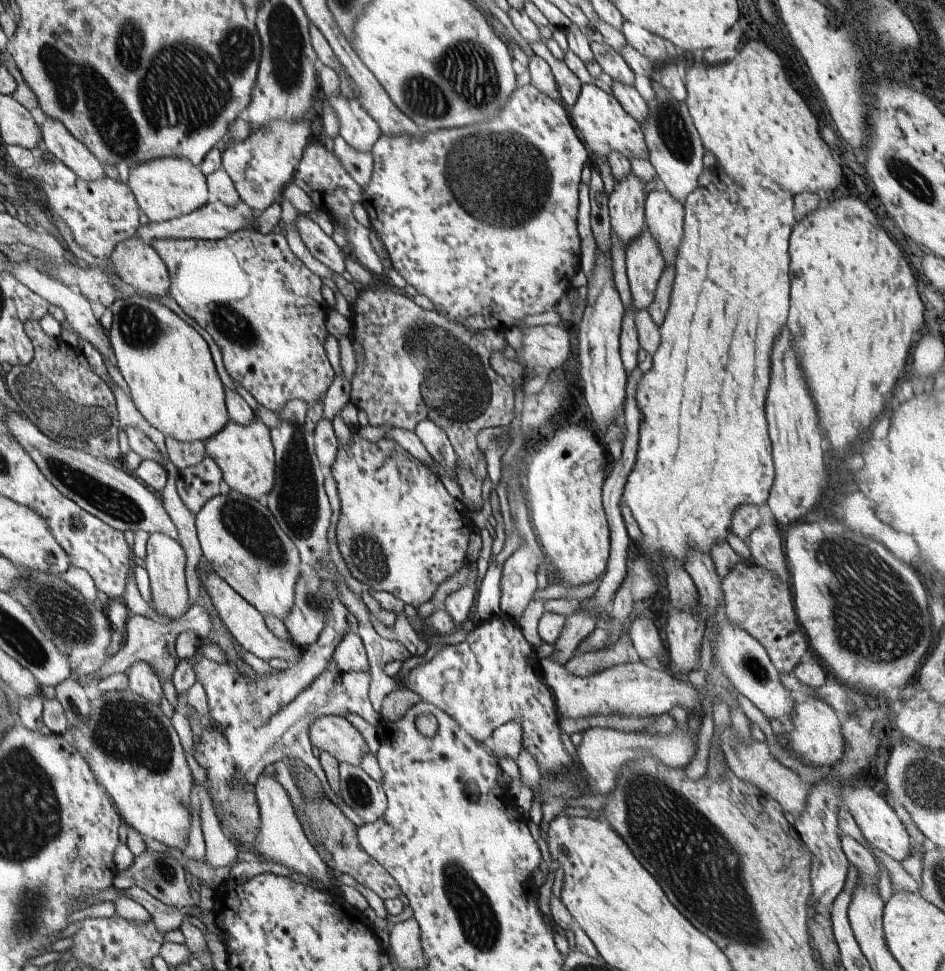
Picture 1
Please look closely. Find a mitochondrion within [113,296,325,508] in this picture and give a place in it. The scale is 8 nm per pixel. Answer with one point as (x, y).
(236, 327)

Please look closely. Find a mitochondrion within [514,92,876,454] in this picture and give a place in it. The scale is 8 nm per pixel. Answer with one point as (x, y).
(673, 132)

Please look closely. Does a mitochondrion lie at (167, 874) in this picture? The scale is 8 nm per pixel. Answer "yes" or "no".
yes

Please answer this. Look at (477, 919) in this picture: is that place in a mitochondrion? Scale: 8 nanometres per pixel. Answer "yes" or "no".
yes

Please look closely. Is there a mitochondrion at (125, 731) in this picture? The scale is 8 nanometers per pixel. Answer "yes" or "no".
yes

